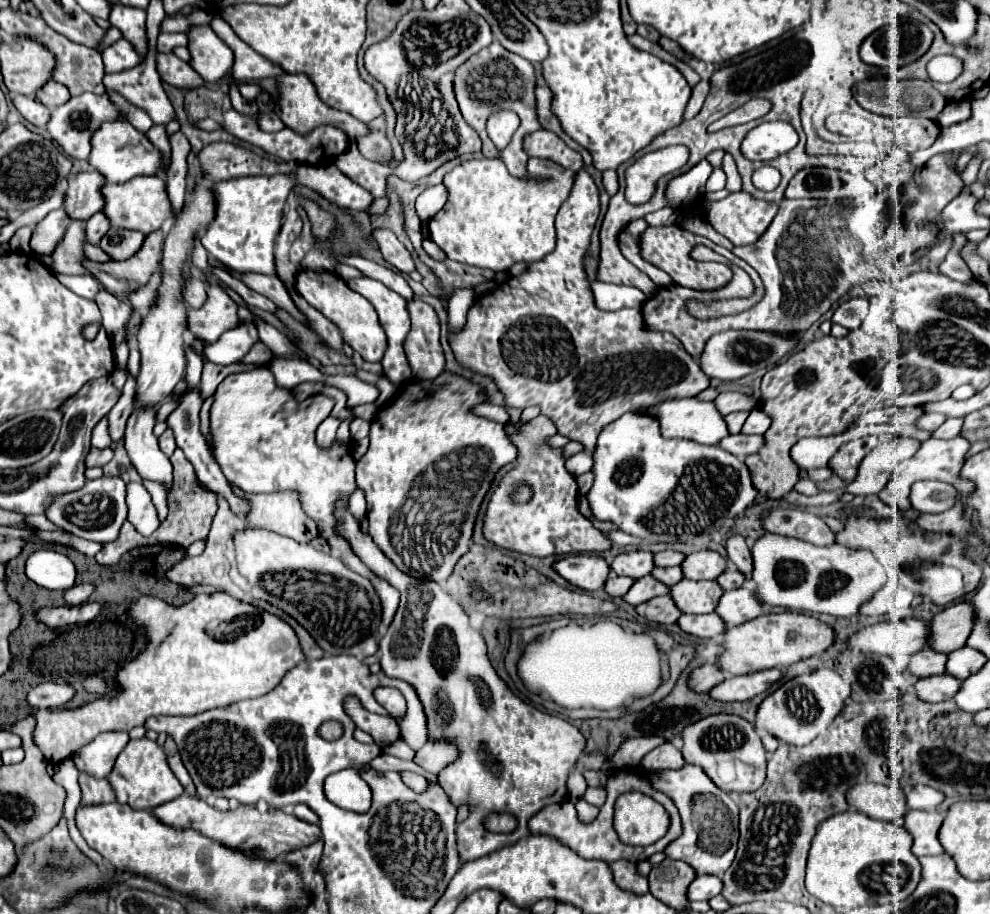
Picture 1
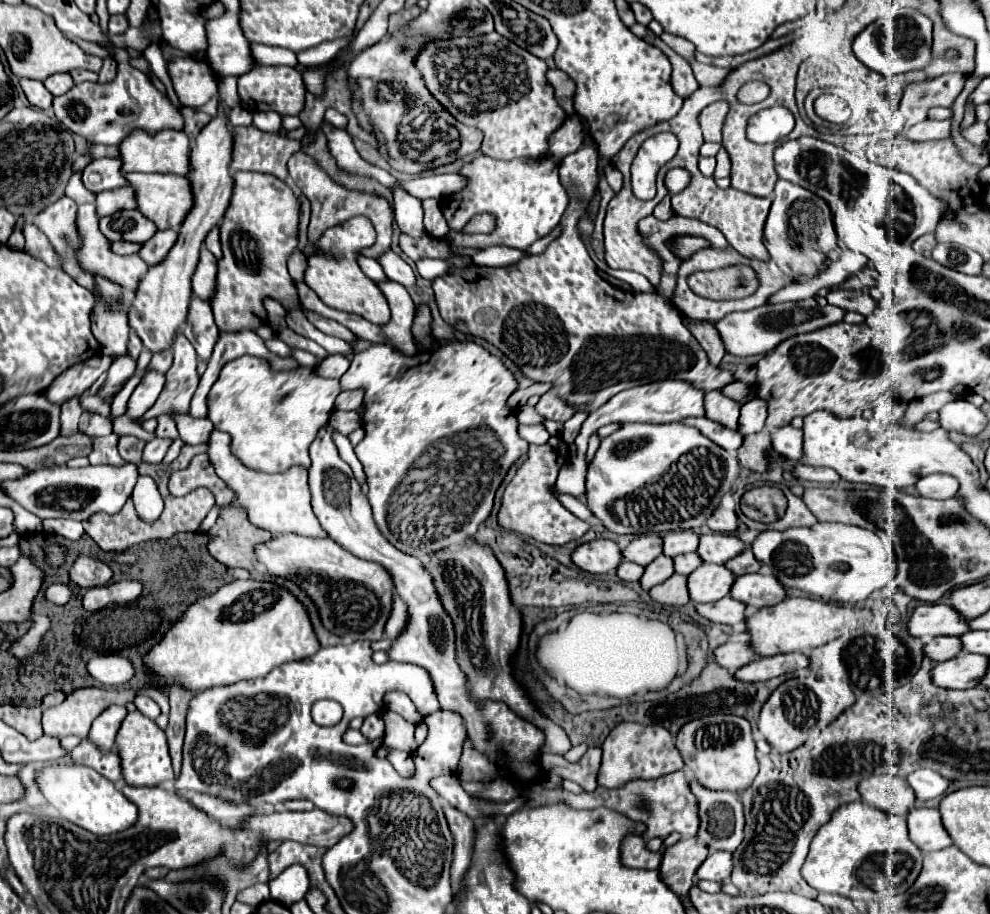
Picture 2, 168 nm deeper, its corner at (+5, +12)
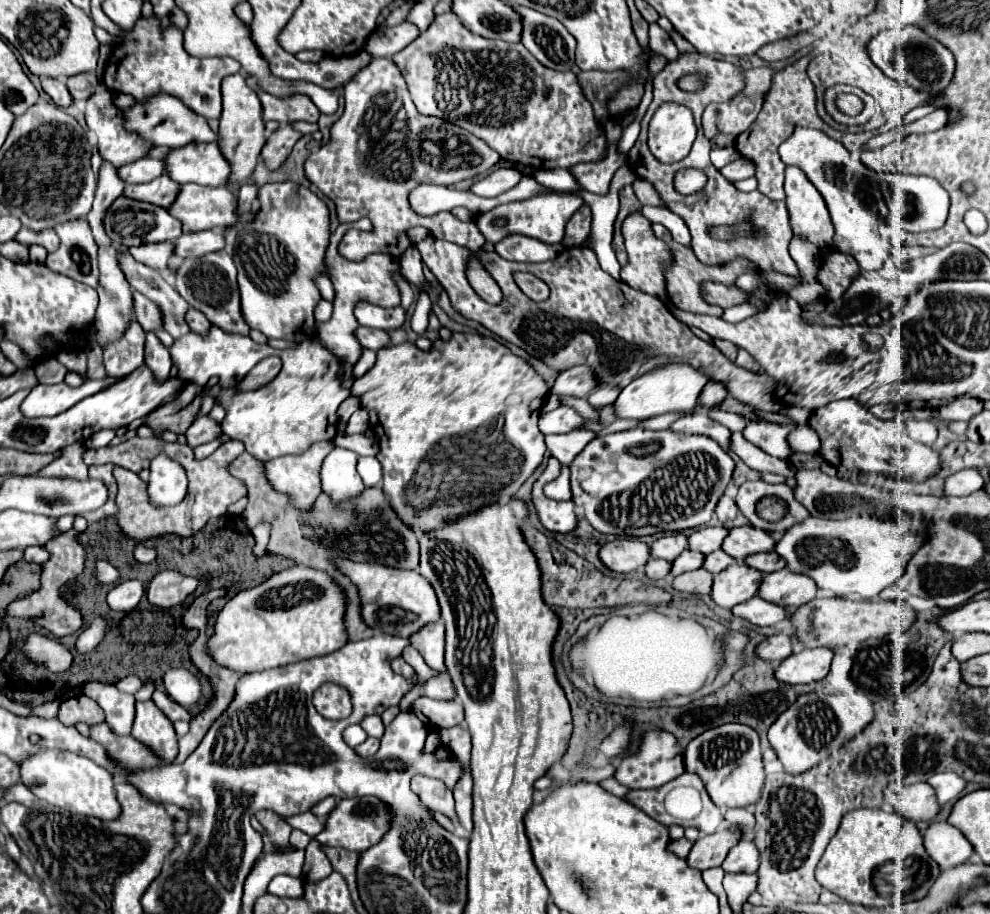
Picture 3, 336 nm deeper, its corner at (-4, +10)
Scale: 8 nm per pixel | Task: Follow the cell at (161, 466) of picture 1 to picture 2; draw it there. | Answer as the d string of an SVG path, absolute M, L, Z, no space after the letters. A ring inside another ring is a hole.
M149 372L141 384L135 388L135 392L131 394L129 402L127 402L127 416L133 422L141 422L143 414L155 404L157 396L161 394L165 384L165 376L159 372Z

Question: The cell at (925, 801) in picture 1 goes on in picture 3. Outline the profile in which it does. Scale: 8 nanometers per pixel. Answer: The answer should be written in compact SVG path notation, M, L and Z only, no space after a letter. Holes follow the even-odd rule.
M942 772L942 774L934 774L928 784L936 790L936 796L938 796L938 802L940 804L946 804L950 800L956 800L962 790L966 788L966 780L960 778L958 774L952 774L952 772Z

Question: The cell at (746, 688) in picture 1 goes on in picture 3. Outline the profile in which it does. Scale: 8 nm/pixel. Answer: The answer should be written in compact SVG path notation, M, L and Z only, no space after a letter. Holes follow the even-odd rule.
M804 648L788 656L778 668L776 678L788 684L810 684L828 674L834 650L830 648Z

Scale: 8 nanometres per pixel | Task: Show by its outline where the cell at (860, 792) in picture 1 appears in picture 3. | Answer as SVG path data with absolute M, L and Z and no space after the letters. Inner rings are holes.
M892 782L886 790L886 800L896 808L902 818L912 822L930 822L940 812L940 804L936 800L936 792L930 784L912 784L904 786L902 782Z

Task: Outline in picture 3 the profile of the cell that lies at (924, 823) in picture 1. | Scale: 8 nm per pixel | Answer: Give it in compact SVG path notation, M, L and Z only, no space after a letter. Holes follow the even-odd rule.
M932 822L924 832L924 846L942 870L960 866L974 854L974 848L964 834L948 822Z

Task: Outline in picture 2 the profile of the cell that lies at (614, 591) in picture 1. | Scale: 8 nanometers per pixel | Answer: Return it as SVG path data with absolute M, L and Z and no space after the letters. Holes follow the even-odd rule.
M623 560L619 566L617 566L617 576L623 580L623 582L637 582L643 574L643 566L637 566L633 562L627 562Z

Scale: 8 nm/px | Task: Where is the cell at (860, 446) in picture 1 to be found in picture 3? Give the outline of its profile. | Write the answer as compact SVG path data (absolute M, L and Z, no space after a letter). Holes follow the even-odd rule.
M842 398L820 406L812 412L808 424L818 432L822 440L820 454L832 466L858 468L866 474L888 474L912 482L922 482L924 478L936 474L936 470L940 468L938 452L934 452L926 444L910 440L910 436L900 430L900 422L874 418L868 408L852 398Z

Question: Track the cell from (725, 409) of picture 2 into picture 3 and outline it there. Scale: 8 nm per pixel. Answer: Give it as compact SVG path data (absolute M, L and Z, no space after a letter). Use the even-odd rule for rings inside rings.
M708 380L706 386L702 388L698 400L704 406L704 410L712 410L716 406L716 402L720 402L720 398L726 398L726 396L728 396L728 392L726 392L726 388L724 388L722 382Z

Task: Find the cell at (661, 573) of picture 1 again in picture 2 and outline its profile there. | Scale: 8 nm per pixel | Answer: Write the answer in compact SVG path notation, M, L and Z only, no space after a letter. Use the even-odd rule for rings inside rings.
M679 554L673 558L673 568L677 574L691 574L699 566L699 556L693 554Z

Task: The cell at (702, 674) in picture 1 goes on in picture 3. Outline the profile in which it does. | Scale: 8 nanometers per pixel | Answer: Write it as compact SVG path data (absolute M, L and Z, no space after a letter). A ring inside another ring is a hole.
M776 634L770 636L768 640L764 640L758 650L756 650L762 658L770 658L770 662L778 664L780 660L788 658L794 652L794 638L792 634Z

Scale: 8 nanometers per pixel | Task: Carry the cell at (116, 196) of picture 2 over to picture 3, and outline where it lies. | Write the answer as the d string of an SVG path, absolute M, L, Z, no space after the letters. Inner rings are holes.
M160 176L148 184L136 184L136 186L126 186L124 194L128 198L140 198L144 202L152 202L164 208L170 208L180 192L180 184L174 182L168 176Z

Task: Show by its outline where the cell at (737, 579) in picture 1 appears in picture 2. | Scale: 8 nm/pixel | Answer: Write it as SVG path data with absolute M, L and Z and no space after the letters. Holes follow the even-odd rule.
M751 550L737 554L737 556L735 556L735 558L731 558L725 566L727 566L735 576L749 574L749 572L757 572L757 570L761 568L761 564L755 560L755 556L753 556L753 552L751 552Z

